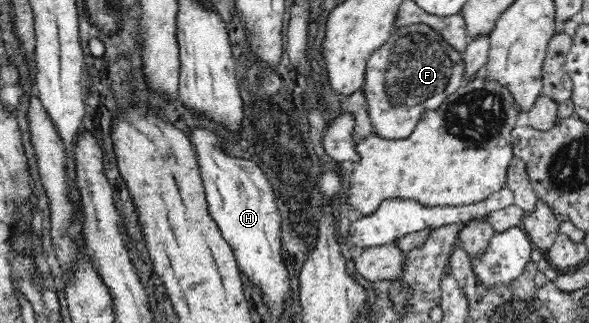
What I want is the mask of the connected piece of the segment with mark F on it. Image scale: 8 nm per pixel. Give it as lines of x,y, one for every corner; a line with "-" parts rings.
414,24
395,28
389,40
371,55
366,65
362,90
373,133
385,139
407,139
423,113
437,109
457,91
463,75
463,54
459,54
431,26

